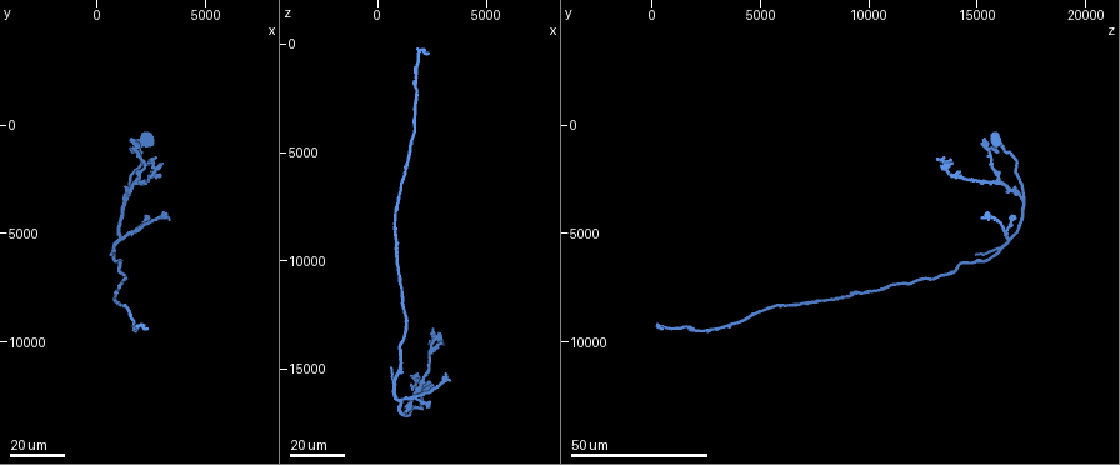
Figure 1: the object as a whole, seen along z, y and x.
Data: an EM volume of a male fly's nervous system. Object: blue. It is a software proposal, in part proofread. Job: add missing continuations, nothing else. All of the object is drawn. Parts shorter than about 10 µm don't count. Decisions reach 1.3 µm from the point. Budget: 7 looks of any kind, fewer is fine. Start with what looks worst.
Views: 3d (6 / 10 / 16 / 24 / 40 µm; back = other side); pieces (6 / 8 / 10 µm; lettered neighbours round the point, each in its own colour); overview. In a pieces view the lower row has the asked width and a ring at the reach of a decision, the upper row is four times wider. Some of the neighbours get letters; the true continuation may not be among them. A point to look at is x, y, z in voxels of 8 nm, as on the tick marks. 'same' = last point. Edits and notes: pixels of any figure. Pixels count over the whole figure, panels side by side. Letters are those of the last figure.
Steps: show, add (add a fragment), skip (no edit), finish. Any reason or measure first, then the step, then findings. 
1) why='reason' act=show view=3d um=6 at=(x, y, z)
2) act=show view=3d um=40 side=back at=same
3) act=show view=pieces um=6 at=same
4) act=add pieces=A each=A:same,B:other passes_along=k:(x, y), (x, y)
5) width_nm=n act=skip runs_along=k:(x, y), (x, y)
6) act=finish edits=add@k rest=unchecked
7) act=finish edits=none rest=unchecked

why='long arm stops here' act=show view=3d um=24 at=(2400, 9500, 300)

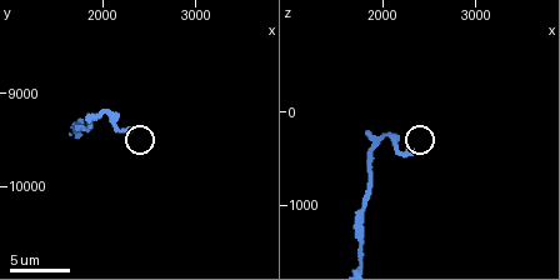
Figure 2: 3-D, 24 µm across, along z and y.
why='zoom in' act=show view=3d um=6 at=(2300, 9400, 450)

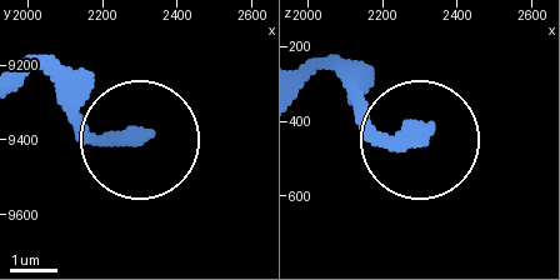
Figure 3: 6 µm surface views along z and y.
act=show view=pieces um=8 at=(2310, 9380, 430)

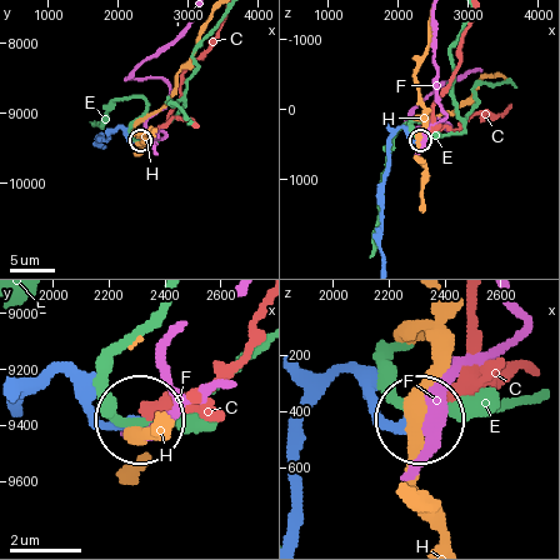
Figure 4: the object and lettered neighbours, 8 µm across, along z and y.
act=add pieces=C each=C:same,E:other,F:other,H:other found='the neuron continues'

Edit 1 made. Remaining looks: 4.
why='redraw' act=show view=overview

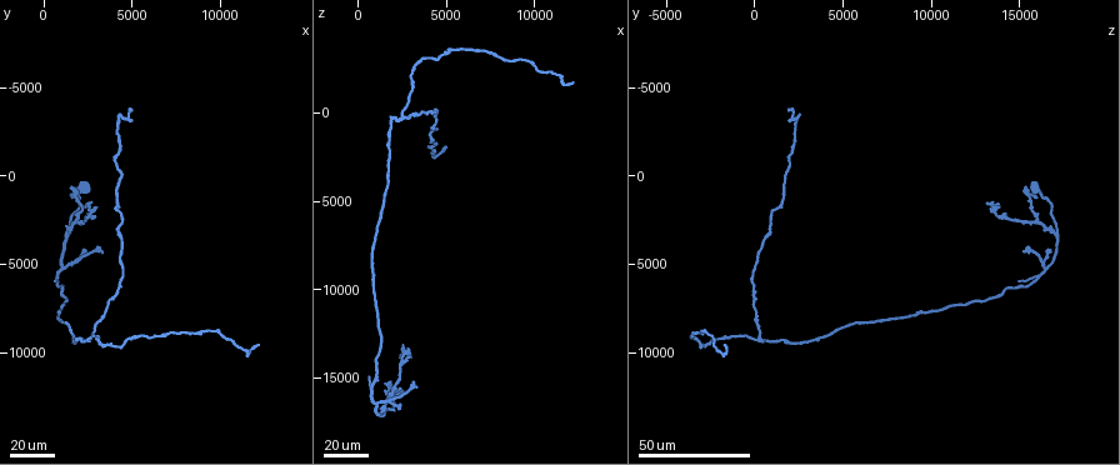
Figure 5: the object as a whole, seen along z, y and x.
why='free end' act=show view=3d um=24 at=(12200, 9600, -1600)

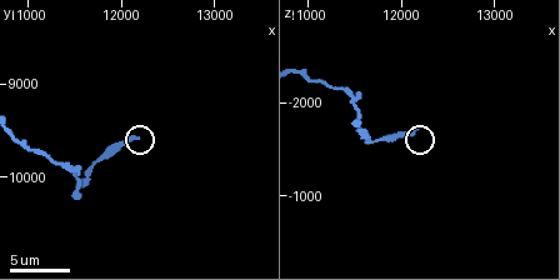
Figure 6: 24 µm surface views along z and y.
act=show view=3d um=6 at=(12150, 9600, -1700)

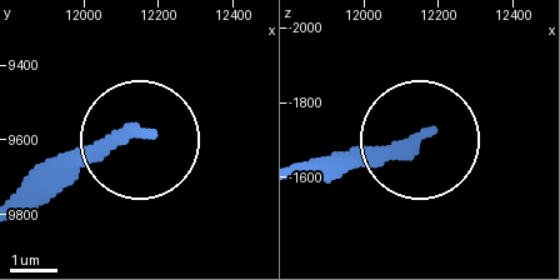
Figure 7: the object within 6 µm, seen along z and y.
act=show view=pieces um=10 at=(12160, 9580, -1720)

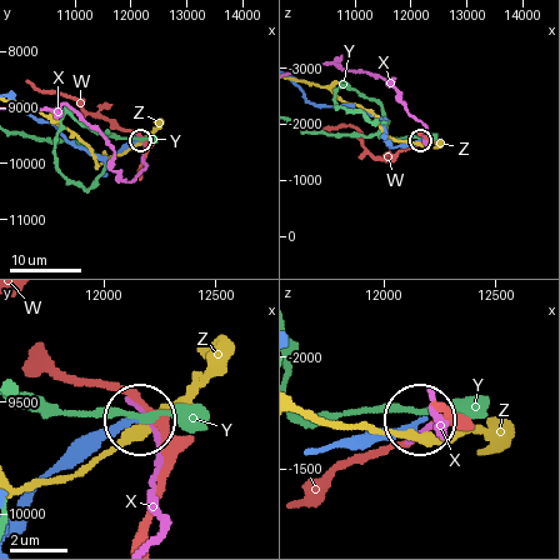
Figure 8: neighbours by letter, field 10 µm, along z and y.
width_nm=240 act=skip each=W:other,X:other,Y:other,Z:other runs_along=8:(318, 449), (368, 445), (396, 435), (415, 419) found='none of them fits'

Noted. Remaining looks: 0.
act=finish edits=add@4 rest=unchecked

